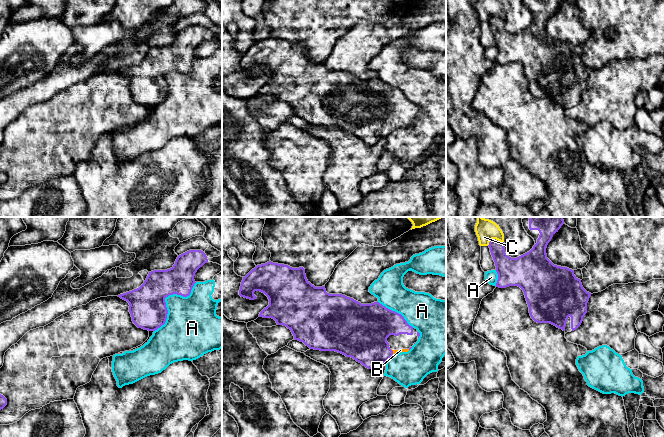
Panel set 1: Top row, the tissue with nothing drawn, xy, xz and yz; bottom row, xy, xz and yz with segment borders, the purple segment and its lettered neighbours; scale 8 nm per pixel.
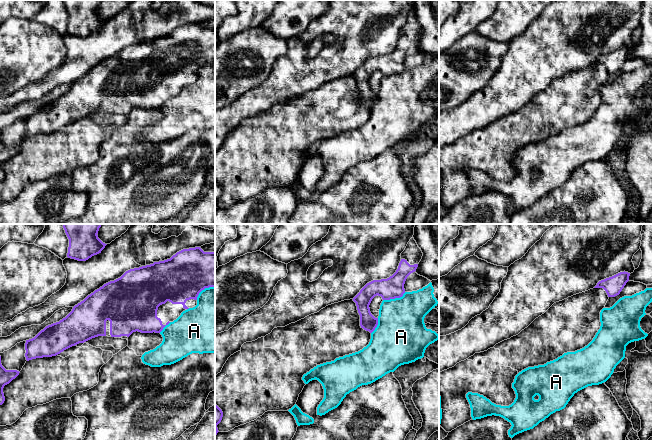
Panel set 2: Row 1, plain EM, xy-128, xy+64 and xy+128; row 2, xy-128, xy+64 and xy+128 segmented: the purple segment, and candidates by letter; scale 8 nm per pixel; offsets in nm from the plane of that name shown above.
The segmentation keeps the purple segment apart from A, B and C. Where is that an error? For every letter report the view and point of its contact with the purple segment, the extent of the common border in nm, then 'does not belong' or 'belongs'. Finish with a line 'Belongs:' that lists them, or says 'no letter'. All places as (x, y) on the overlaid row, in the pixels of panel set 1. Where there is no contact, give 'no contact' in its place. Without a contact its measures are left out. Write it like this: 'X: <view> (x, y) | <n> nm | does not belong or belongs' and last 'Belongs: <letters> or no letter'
A: xy (165, 297) | 500 nm | does not belong
B: xz (392, 351) | 50 nm | belongs
C: yz (494, 239) | 140 nm | does not belong
Belongs: B

